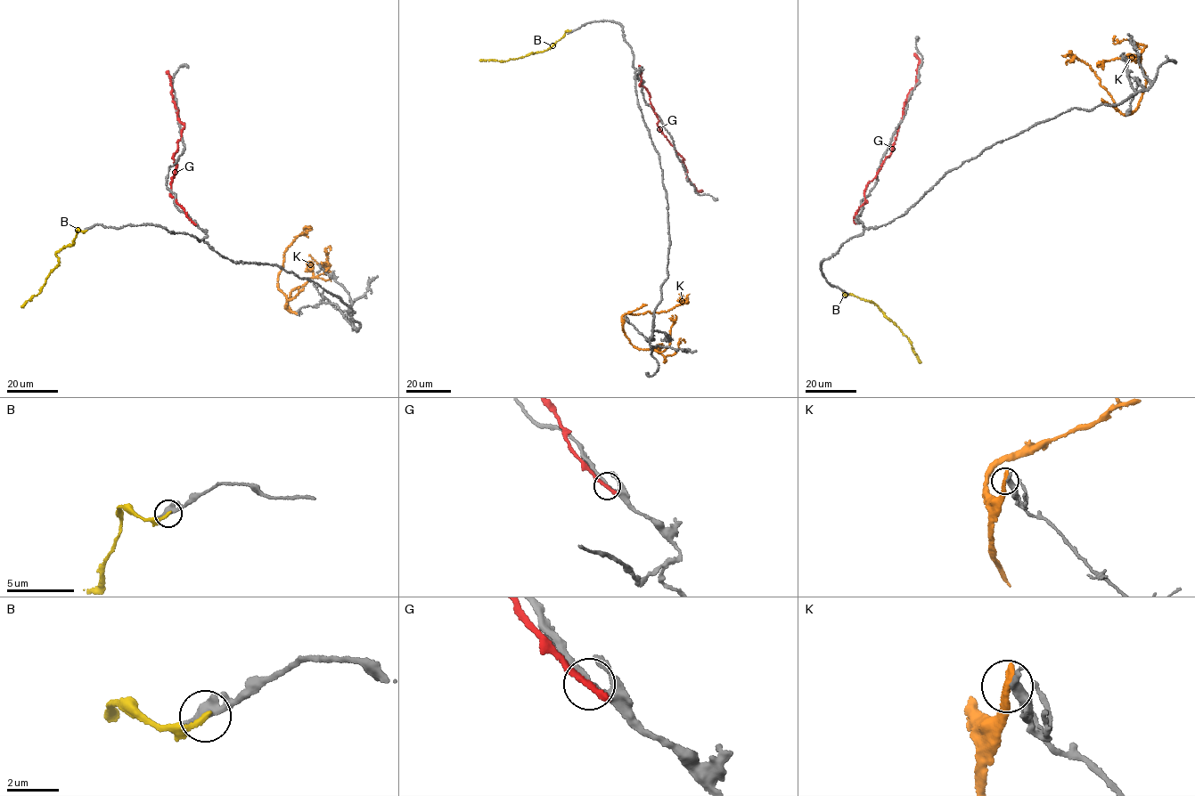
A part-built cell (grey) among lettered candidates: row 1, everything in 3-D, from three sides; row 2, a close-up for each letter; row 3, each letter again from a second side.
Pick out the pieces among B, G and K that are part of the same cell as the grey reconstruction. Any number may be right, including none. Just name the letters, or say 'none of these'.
none of these

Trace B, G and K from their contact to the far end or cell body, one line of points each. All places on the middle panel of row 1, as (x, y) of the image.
B: (570, 30), (566, 30), (562, 37), (542, 51), (505, 61), (479, 60)
G: (639, 66), (642, 72), (640, 85), (650, 94), (660, 130), (683, 158), (691, 183), (699, 191), (702, 190)
K: (625, 318), (623, 330), (633, 345), (660, 352), (670, 342), (670, 330), (675, 322), (669, 318)

